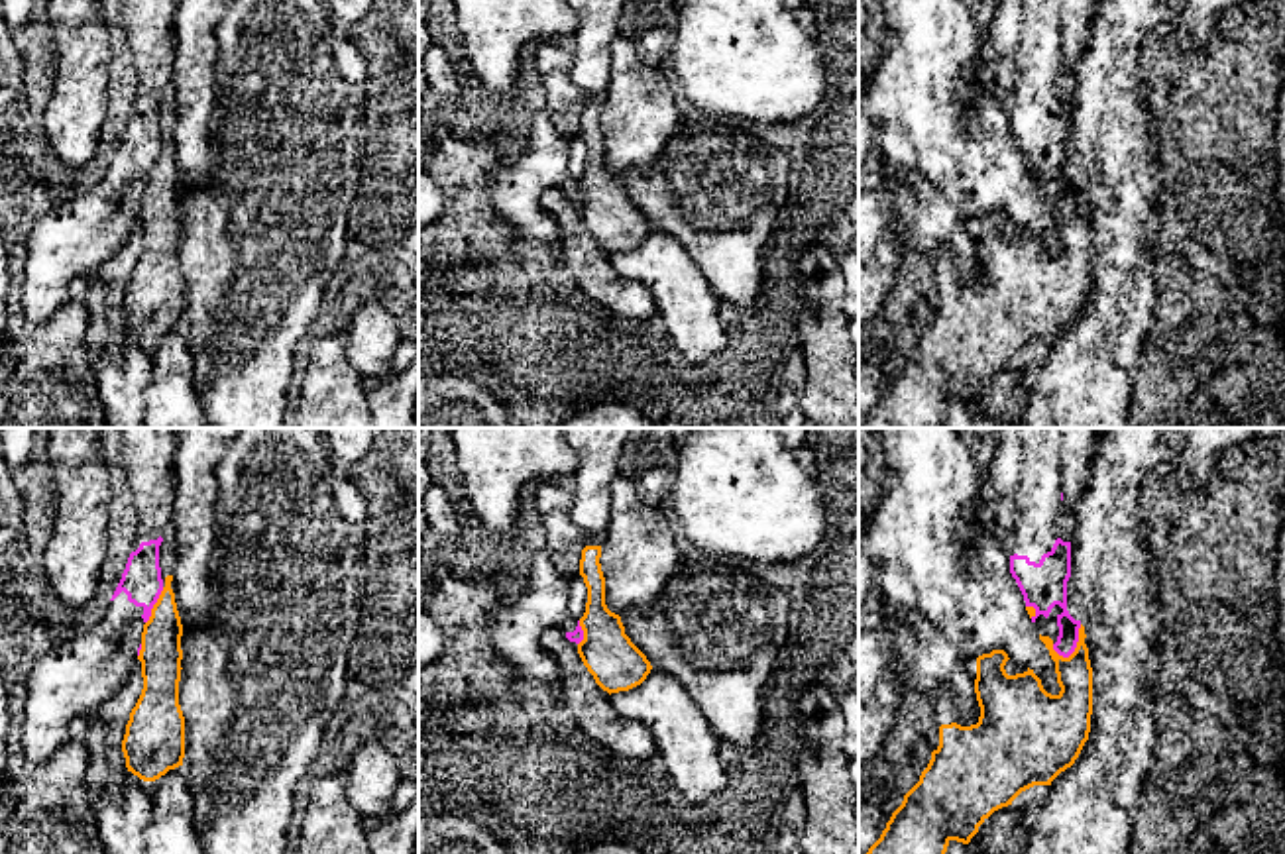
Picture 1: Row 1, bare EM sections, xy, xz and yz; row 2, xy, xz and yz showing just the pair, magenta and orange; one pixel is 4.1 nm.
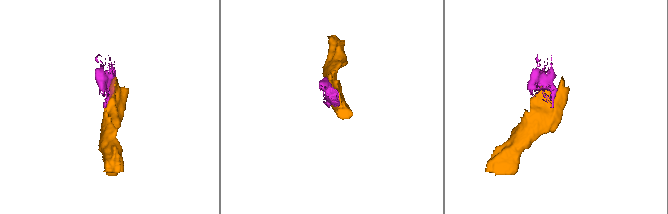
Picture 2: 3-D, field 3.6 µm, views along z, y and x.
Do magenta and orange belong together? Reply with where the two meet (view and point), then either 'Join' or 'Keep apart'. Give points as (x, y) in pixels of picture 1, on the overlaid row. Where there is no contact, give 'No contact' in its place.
Touches magenta at yz (1075, 644). Keep apart

